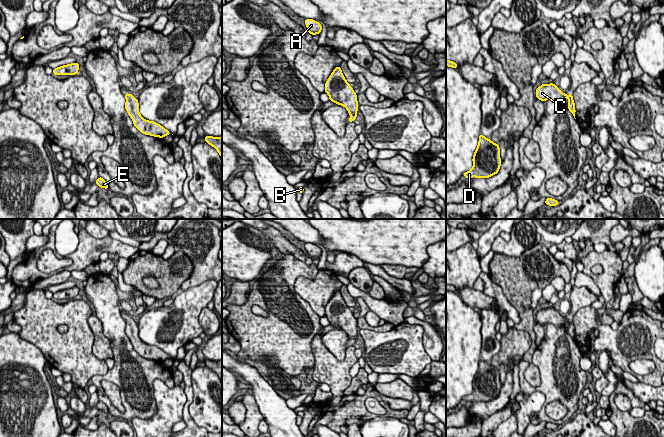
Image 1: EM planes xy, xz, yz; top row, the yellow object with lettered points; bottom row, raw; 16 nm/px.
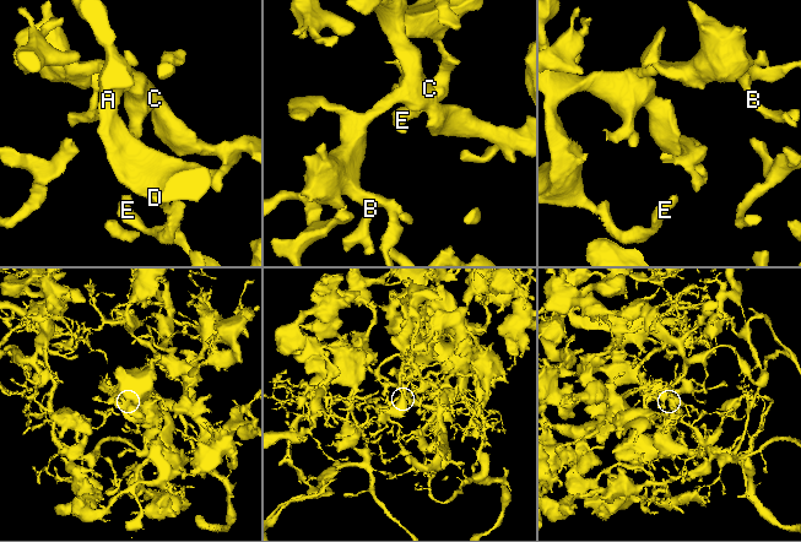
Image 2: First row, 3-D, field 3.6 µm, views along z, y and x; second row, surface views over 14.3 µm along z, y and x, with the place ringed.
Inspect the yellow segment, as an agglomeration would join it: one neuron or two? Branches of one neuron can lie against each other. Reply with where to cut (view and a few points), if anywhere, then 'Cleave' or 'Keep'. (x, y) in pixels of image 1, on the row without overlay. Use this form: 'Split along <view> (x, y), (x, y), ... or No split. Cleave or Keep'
No split. Keep

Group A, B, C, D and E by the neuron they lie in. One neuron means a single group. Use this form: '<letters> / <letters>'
A B C D E

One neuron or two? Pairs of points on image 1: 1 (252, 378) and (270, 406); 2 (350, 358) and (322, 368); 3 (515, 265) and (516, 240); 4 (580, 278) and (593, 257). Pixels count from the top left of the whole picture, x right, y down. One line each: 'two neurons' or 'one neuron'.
1: one neuron
2: one neuron
3: two neurons
4: two neurons

